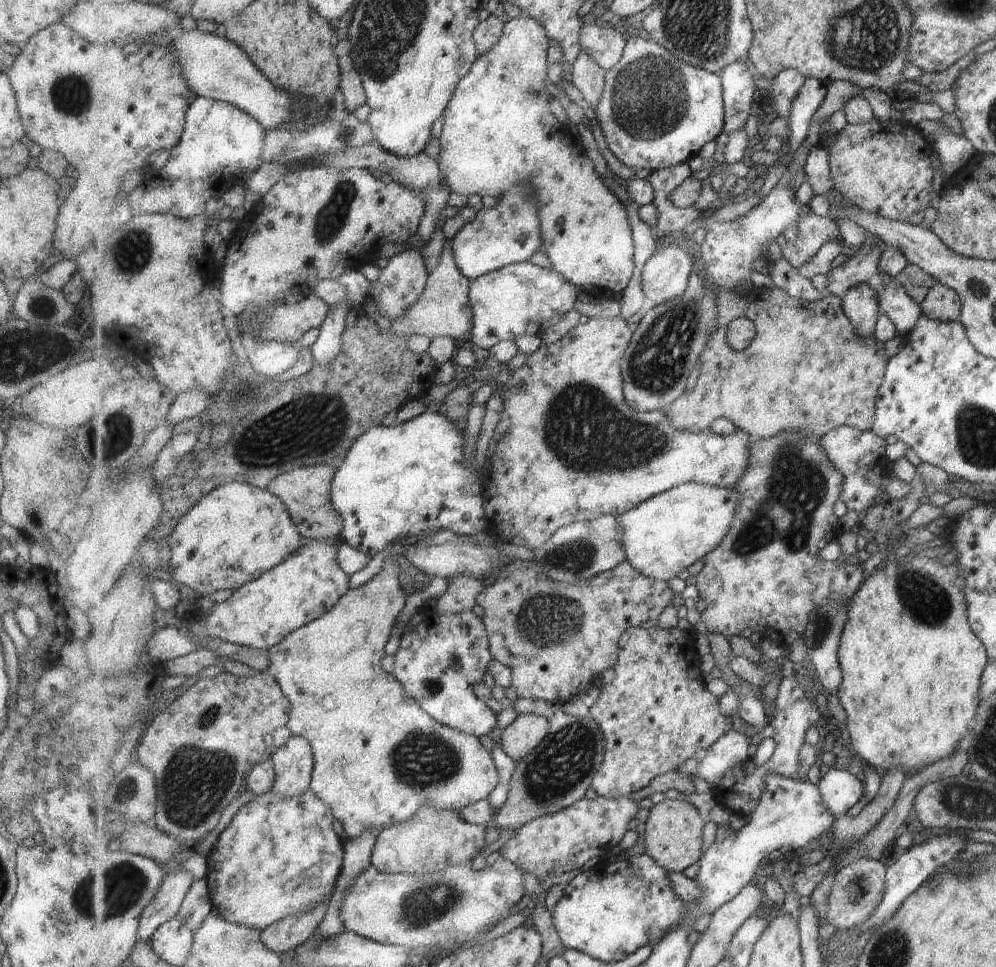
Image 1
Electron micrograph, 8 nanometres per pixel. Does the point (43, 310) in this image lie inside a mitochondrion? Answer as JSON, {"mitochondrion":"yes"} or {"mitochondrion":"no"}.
{"mitochondrion":"yes"}

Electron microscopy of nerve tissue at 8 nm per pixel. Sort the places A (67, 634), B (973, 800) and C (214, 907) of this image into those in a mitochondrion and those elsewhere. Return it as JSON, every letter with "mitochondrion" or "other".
{"A":"other","B":"mitochondrion","C":"other"}

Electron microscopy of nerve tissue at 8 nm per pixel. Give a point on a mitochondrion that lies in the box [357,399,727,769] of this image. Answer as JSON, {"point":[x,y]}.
{"point":[544,620]}

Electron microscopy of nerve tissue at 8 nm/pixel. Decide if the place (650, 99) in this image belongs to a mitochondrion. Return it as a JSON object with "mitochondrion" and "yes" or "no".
{"mitochondrion":"yes"}

